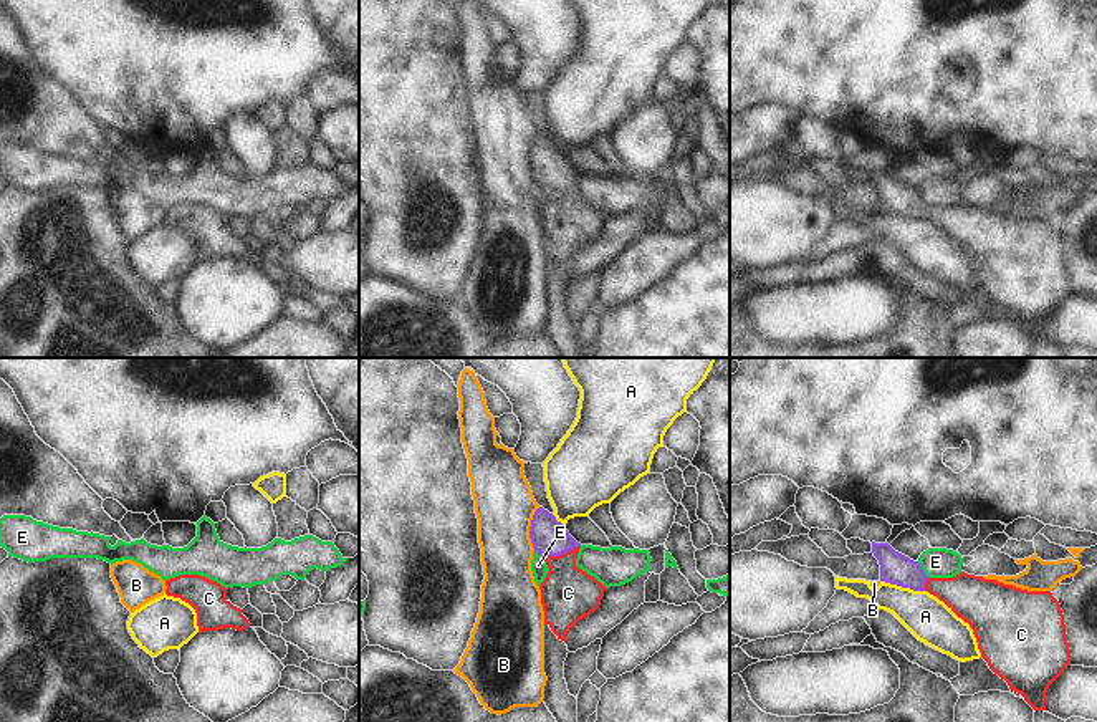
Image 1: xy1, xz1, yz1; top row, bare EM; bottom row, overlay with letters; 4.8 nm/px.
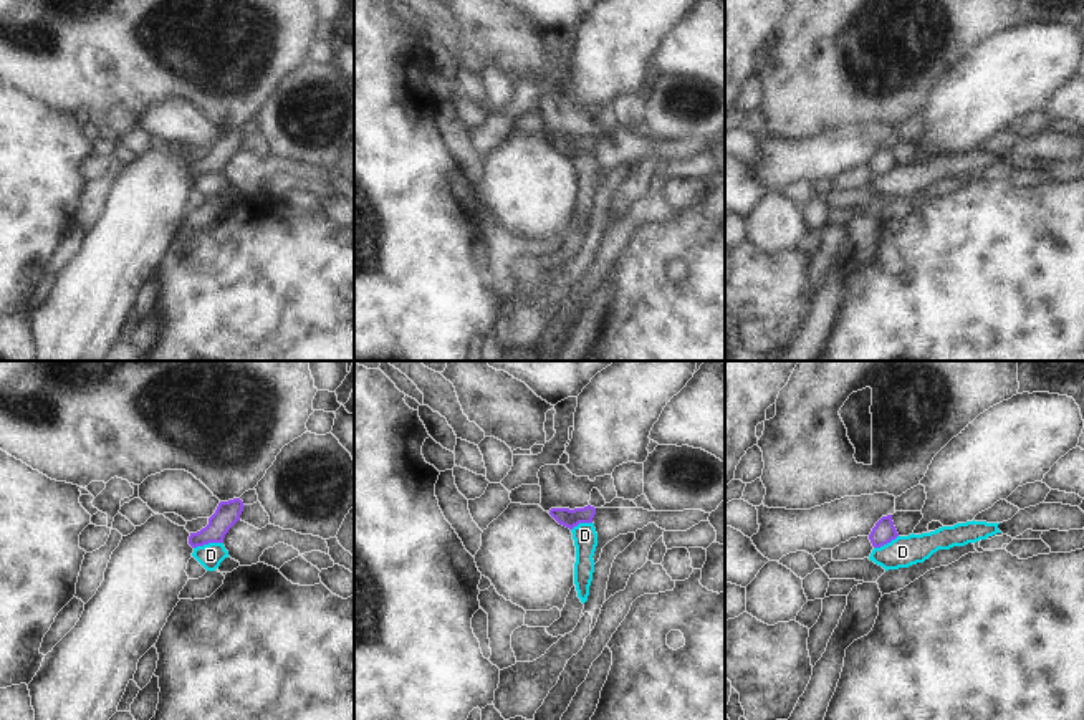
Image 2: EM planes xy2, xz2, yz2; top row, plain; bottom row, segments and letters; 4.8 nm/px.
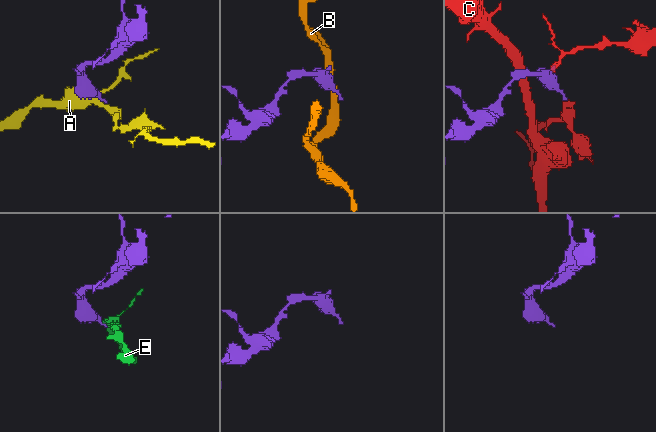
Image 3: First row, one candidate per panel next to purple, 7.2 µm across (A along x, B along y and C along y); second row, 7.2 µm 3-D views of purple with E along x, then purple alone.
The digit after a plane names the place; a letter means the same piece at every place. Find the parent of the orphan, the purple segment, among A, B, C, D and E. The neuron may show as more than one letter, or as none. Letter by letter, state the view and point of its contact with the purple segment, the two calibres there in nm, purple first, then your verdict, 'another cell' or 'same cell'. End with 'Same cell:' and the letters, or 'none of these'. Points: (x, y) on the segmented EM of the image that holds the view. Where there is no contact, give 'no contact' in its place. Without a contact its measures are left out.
A: contact yz1 (902, 587); calibres 160 and 220 nm; another cell
B: contact xz1 (530, 529); calibres 170 and 280 nm; another cell
C: contact xz1 (561, 553); calibres 170 and 260 nm; same cell
D: contact xy2 (207, 543); calibres 120 and 120 nm; another cell
E: contact yz1 (922, 570); calibres 160 and 140 nm; another cell
Same cell: C

